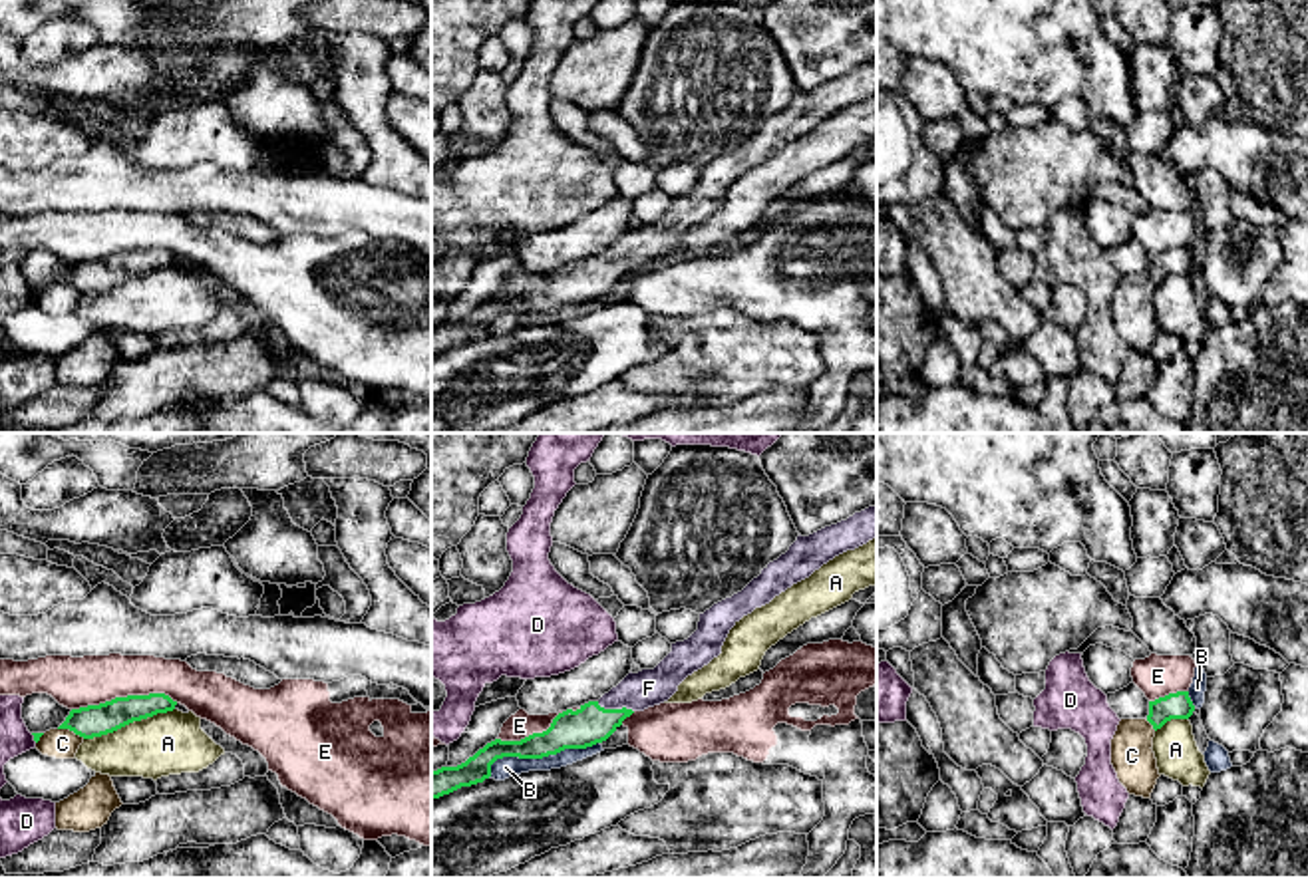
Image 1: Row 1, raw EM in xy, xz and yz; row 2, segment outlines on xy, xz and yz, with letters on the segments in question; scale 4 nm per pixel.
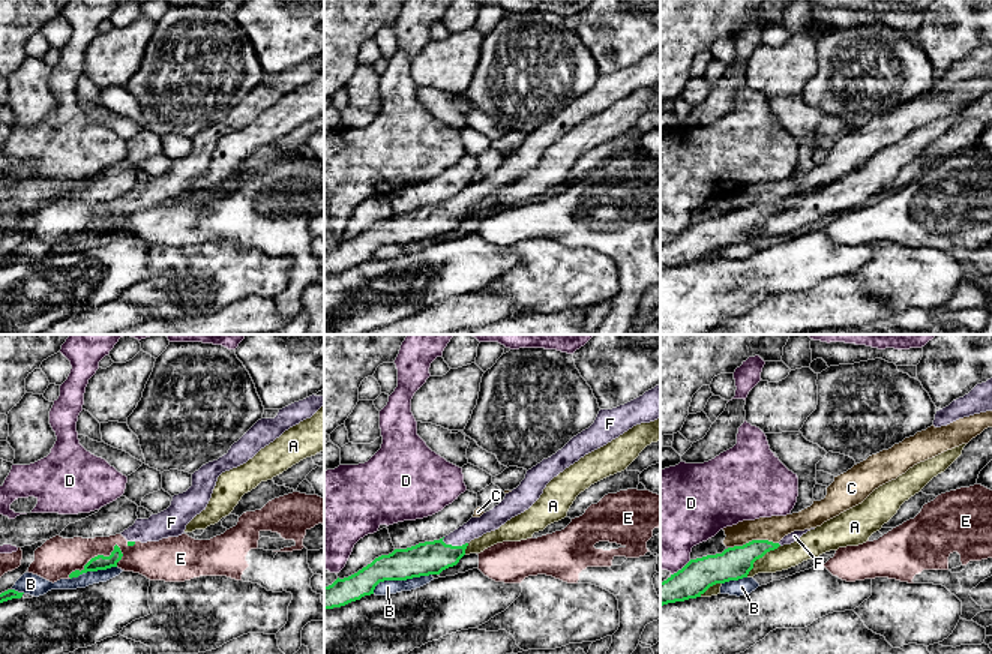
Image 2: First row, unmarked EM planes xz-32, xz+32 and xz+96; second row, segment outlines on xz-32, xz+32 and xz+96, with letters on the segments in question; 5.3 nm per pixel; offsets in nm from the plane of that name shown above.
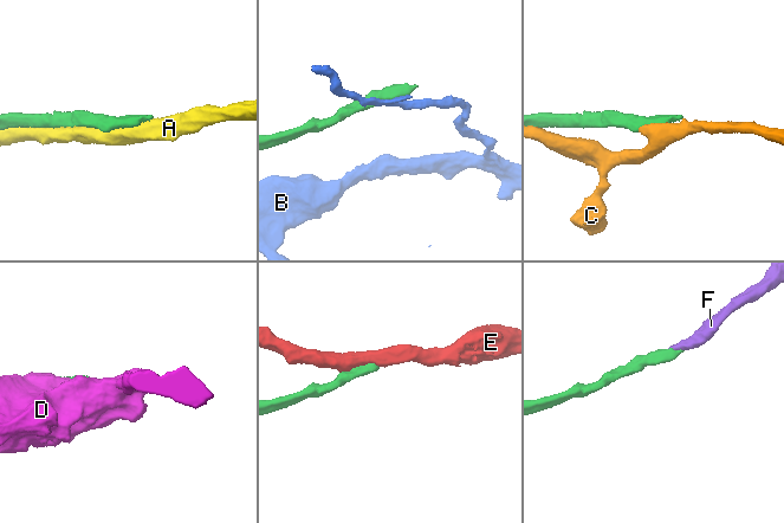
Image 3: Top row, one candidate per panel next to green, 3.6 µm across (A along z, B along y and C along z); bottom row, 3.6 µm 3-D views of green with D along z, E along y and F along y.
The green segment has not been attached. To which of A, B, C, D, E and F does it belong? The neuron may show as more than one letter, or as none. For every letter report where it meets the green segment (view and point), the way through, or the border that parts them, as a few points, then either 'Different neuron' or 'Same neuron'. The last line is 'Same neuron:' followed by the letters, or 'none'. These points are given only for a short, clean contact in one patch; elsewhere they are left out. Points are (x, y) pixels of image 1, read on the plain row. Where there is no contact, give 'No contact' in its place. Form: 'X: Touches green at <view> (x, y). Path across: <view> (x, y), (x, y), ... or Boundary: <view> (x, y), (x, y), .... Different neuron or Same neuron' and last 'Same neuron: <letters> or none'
A: Touches green at xy (128, 279). Different neuron
B: Touches green at xz (539, 312). Different neuron
C: Touches green at xy (72, 285). Boundary: xy (58, 283), (68, 283), (84, 292). Different neuron
D: Touches green at xy (34, 292). Boundary: xy (30, 289), (36, 296). Different neuron
E: Touches green at xy (124, 253). Different neuron
F: Touches green at xz (615, 265). Path across: xz (591, 279), (615, 265), (631, 249), (649, 243). Same neuron
Same neuron: F

